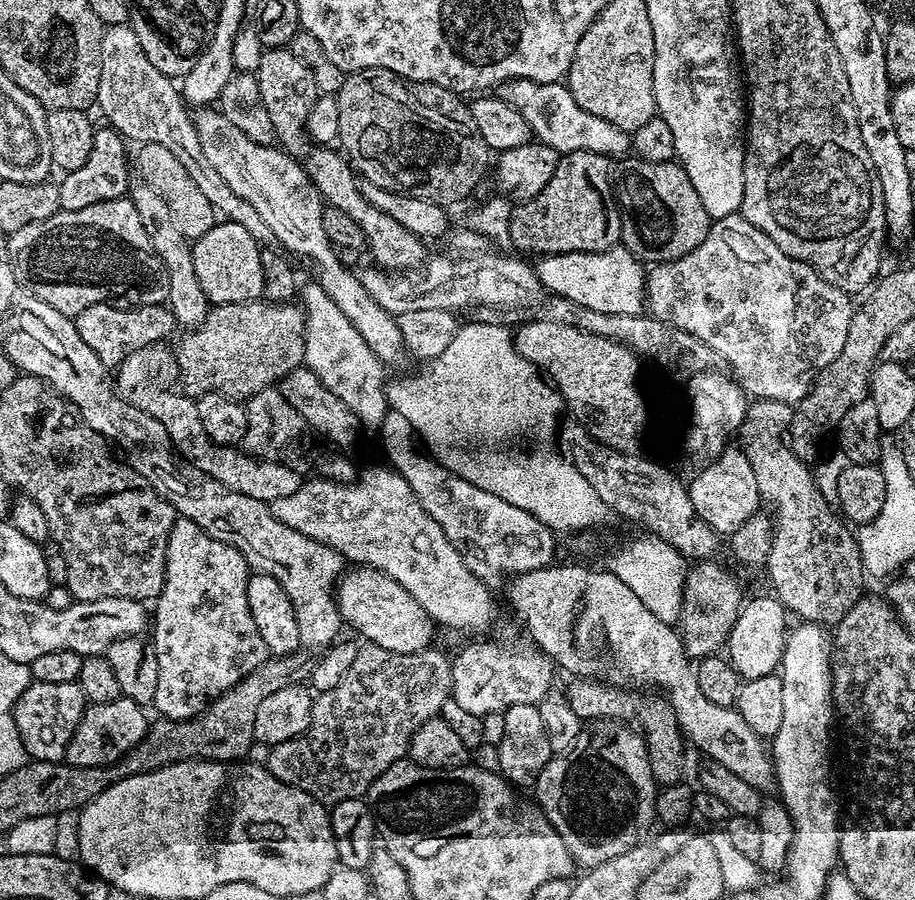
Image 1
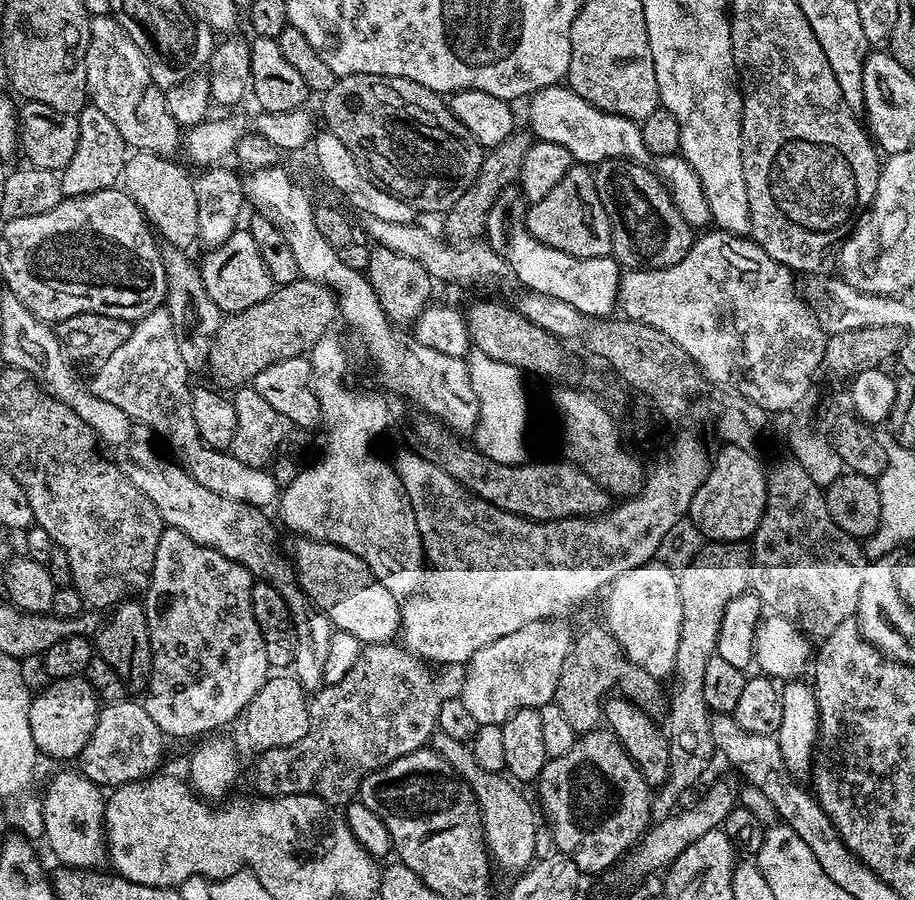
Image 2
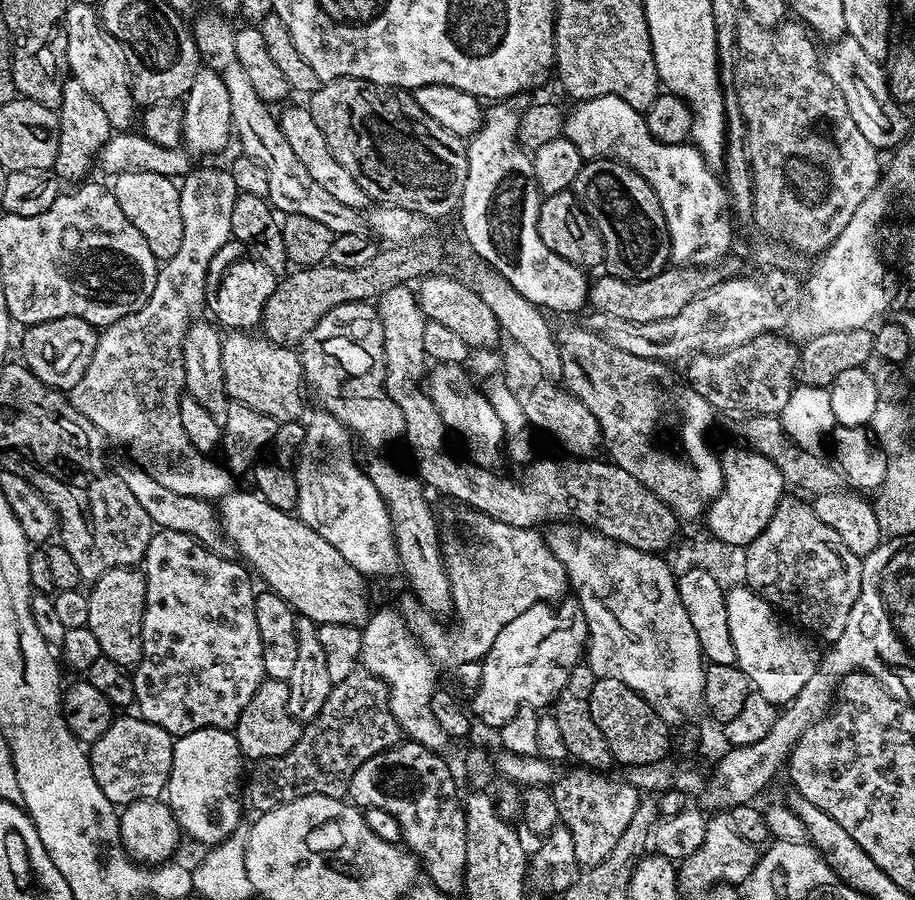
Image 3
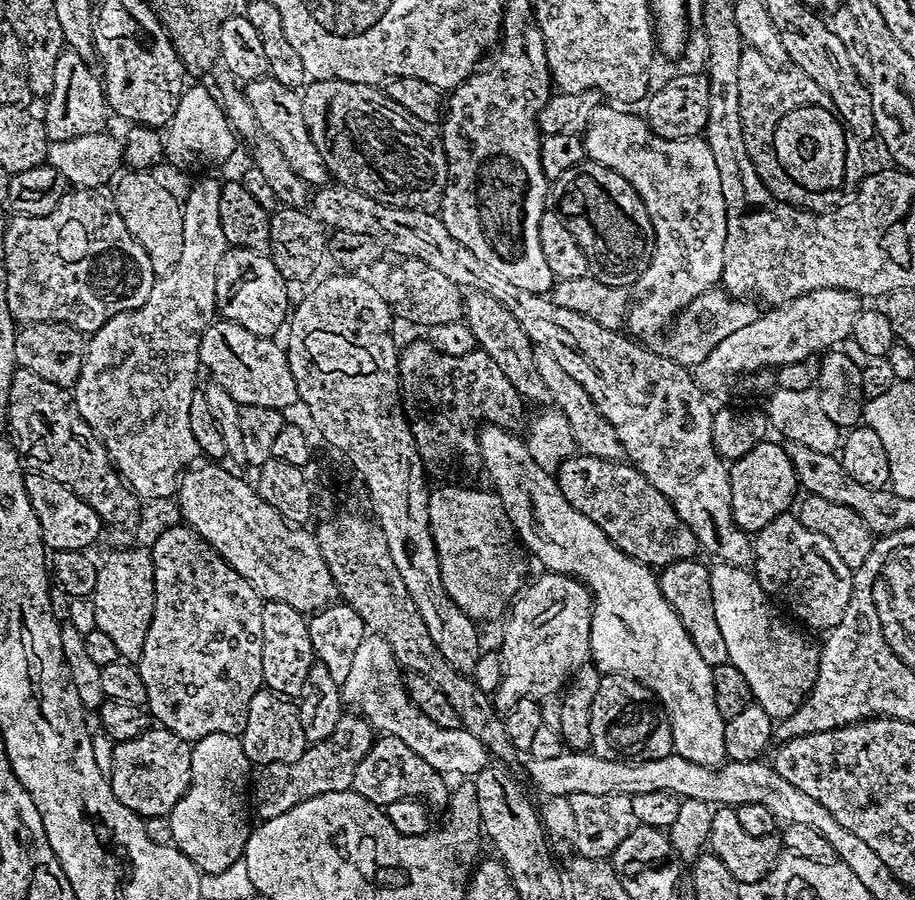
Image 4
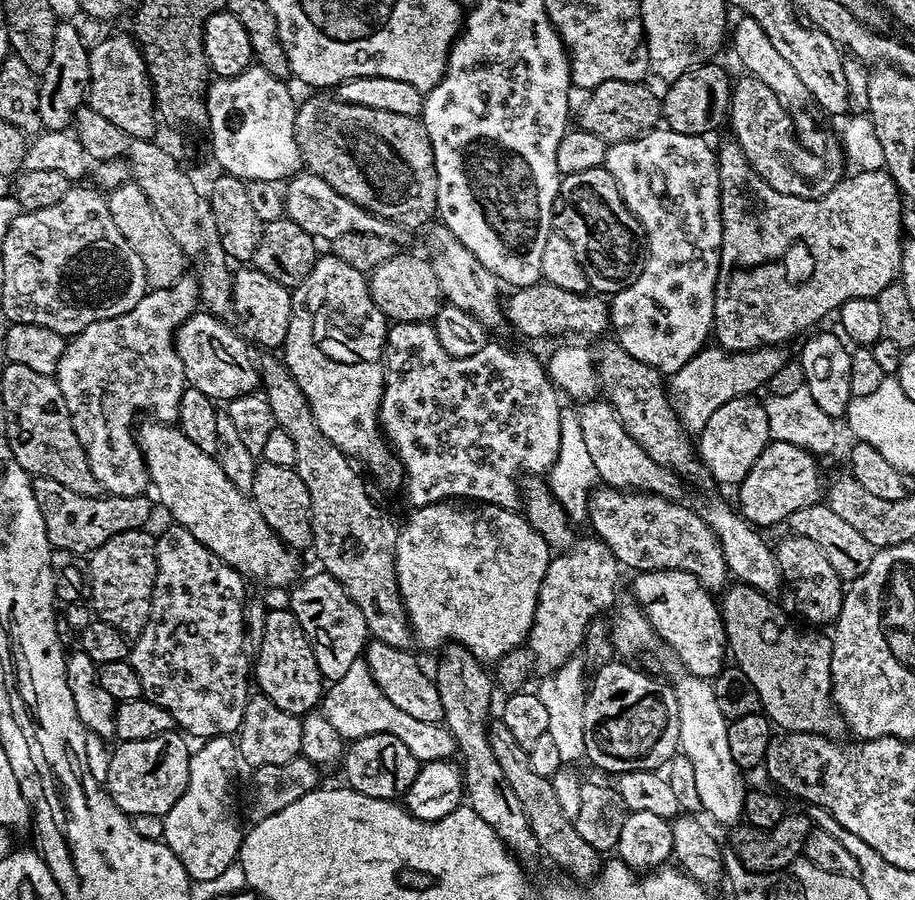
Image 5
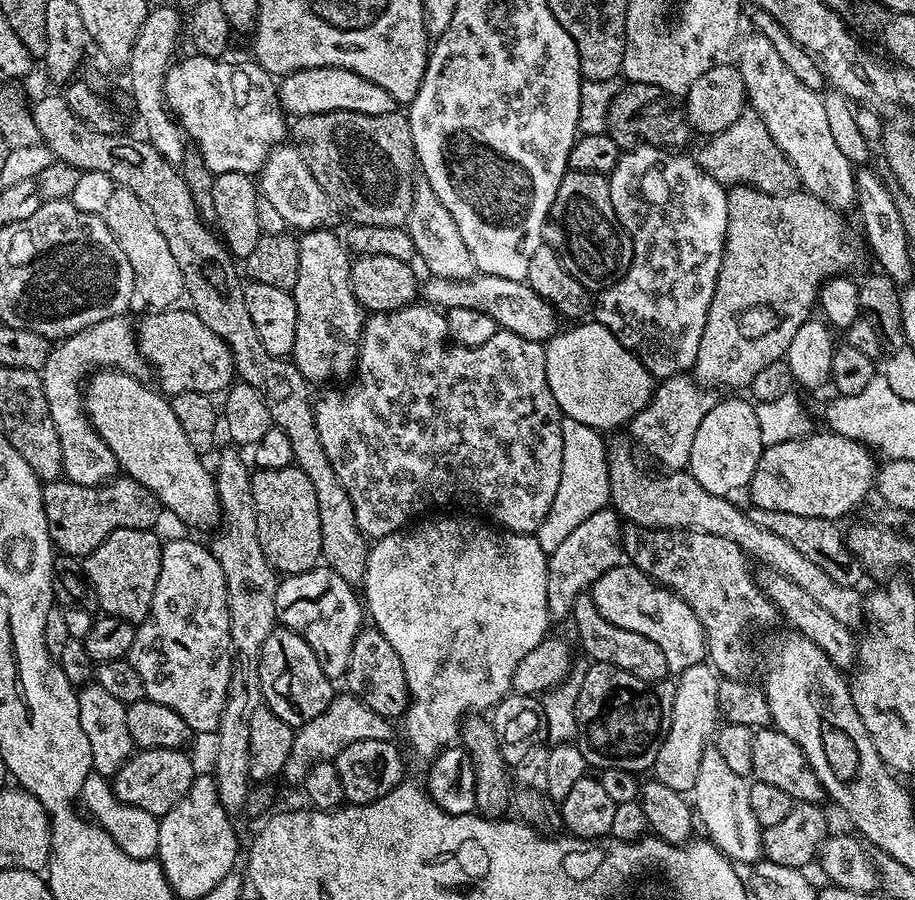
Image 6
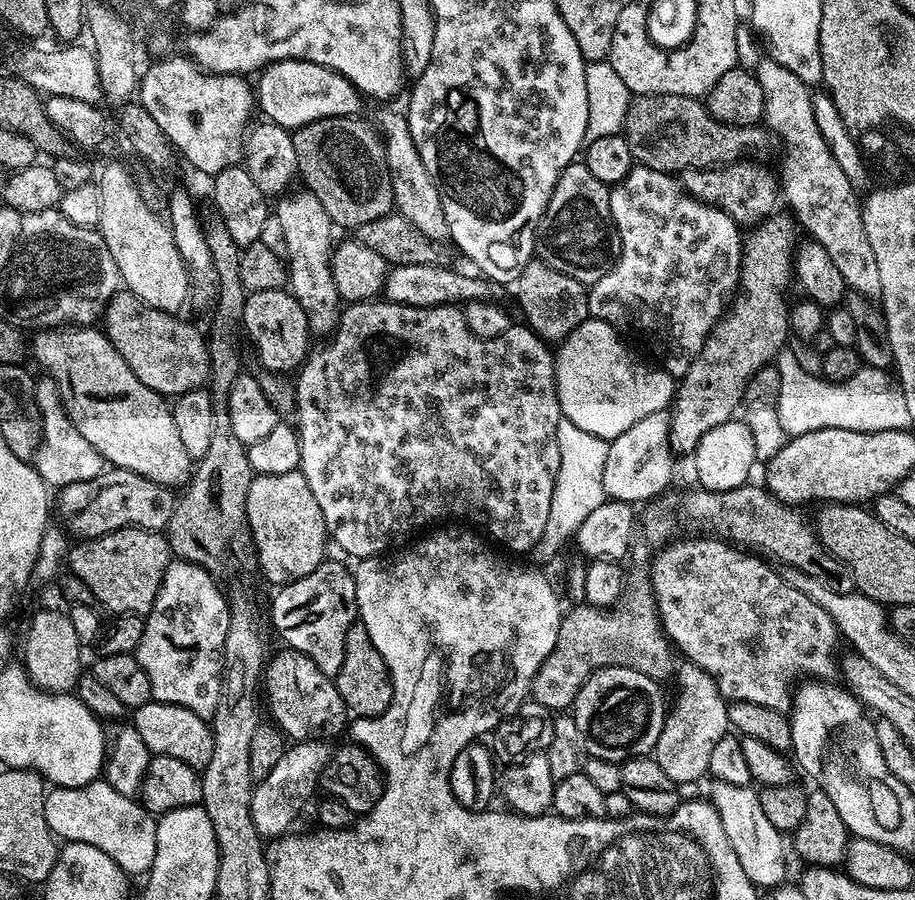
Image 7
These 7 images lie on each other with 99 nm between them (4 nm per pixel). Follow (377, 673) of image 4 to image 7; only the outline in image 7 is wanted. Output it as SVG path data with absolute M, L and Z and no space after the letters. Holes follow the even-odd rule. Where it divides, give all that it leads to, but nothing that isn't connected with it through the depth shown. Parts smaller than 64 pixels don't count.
M323 739L301 740L299 742L289 743L287 747L285 747L284 753L282 754L282 759L280 759L280 761L278 761L278 763L274 765L274 770L270 770L270 774L266 774L266 778L264 780L259 781L259 783L257 783L255 787L253 787L252 789L252 817L254 818L254 826L258 830L258 834L261 836L261 838L279 838L285 835L285 833L287 833L289 829L291 829L288 827L290 827L291 824L294 823L295 820L299 818L300 811L302 811L303 808L307 806L308 799L310 799L311 796L315 794L316 788L318 792L318 785L321 783L324 771L326 770L326 766L330 762L330 758L332 757L332 754L333 754L333 749L331 747L327 748L327 746L324 744L327 744L327 743L325 743Z

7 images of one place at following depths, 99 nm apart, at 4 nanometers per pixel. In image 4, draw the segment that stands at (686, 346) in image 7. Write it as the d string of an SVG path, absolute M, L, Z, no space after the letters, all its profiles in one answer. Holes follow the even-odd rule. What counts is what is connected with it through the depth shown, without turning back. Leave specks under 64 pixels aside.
M616 106L608 107L612 108L601 107L593 116L584 136L584 151L591 163L601 164L622 174L626 182L634 186L650 214L656 235L656 250L652 253L652 261L645 270L642 281L643 287L648 287L648 293L637 304L635 301L631 305L626 317L626 328L636 338L656 335L659 337L690 302L694 302L699 295L706 294L721 283L726 250L726 202L722 198L722 182L718 179L718 166L714 163L714 154L710 154L710 146L702 138L662 138L652 132L652 127L643 115L631 116L628 113L631 111L621 110Z

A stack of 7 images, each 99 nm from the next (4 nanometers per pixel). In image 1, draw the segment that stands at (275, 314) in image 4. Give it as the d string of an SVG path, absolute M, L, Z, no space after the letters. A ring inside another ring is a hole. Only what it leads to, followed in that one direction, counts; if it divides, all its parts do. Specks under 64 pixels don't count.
M217 222L191 245L194 274L213 305L246 304L264 294L262 248L245 227Z

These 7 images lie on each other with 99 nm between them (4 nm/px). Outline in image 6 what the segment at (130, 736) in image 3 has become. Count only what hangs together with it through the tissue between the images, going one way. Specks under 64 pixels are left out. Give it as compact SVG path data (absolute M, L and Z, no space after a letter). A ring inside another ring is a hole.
M145 748L137 751L111 777L113 795L124 805L138 807L157 817L165 816L187 794L198 775L186 753L179 748Z

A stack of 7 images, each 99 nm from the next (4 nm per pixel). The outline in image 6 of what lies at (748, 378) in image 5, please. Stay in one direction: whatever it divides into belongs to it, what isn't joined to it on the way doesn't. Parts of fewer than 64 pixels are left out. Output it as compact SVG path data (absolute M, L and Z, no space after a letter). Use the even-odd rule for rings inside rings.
M681 374L672 376L668 380L660 380L655 385L652 399L648 401L647 406L630 422L631 439L639 447L641 444L658 463L664 464L660 466L665 469L687 469L695 431L717 401L717 397L709 389L697 383L691 375Z

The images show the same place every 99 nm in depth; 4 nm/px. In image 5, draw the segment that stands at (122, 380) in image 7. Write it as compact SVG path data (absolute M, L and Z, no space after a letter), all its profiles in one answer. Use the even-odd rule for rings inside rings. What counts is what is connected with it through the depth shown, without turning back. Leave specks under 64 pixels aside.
M159 422L147 423L141 428L139 425L136 443L144 455L151 487L154 492L156 488L165 510L173 516L171 519L190 530L202 546L225 560L241 576L248 578L252 575L272 588L287 589L295 585L301 575L300 560L296 557L299 555L270 528L255 502L239 492L230 478L226 478L219 460L198 450L198 446L194 446L194 442L190 442L179 427Z

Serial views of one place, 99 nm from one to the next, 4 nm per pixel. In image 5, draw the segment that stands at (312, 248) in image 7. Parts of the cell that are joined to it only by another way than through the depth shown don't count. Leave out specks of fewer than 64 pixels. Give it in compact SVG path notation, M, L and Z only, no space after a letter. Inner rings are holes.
M325 254L325 256L321 255L317 259L315 266L310 270L310 274L306 274L305 280L296 288L291 289L291 294L290 330L286 330L282 359L284 365L290 370L294 382L298 382L302 394L306 394L306 402L310 402L310 410L314 410L314 422L318 422L318 430L322 430L322 434L326 434L326 438L330 438L330 442L334 442L334 446L338 446L338 450L342 450L350 458L355 458L361 465L364 463L368 467L369 473L367 472L367 475L369 477L372 475L382 487L399 489L404 483L404 467L400 465L400 460L393 452L392 445L385 440L384 434L380 430L380 403L384 393L384 343L388 337L390 321L388 317L382 314L382 310L378 310L378 306L370 294L368 276L354 270L354 266L346 266L346 262L342 262L342 258Z

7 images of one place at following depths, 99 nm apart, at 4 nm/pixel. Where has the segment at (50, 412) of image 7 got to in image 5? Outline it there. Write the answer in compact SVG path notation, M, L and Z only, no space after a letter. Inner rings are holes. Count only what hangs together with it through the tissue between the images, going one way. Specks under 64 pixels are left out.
M186 274L174 282L174 286L145 291L134 310L94 322L65 343L54 379L62 390L62 398L66 398L66 410L70 414L74 434L78 434L78 442L82 442L86 450L88 468L109 496L143 496L149 491L148 468L136 443L132 419L136 412L149 412L153 421L176 424L178 402L182 402L186 387L182 358L176 349L176 329L197 311L199 298L200 285L196 283L195 275Z

